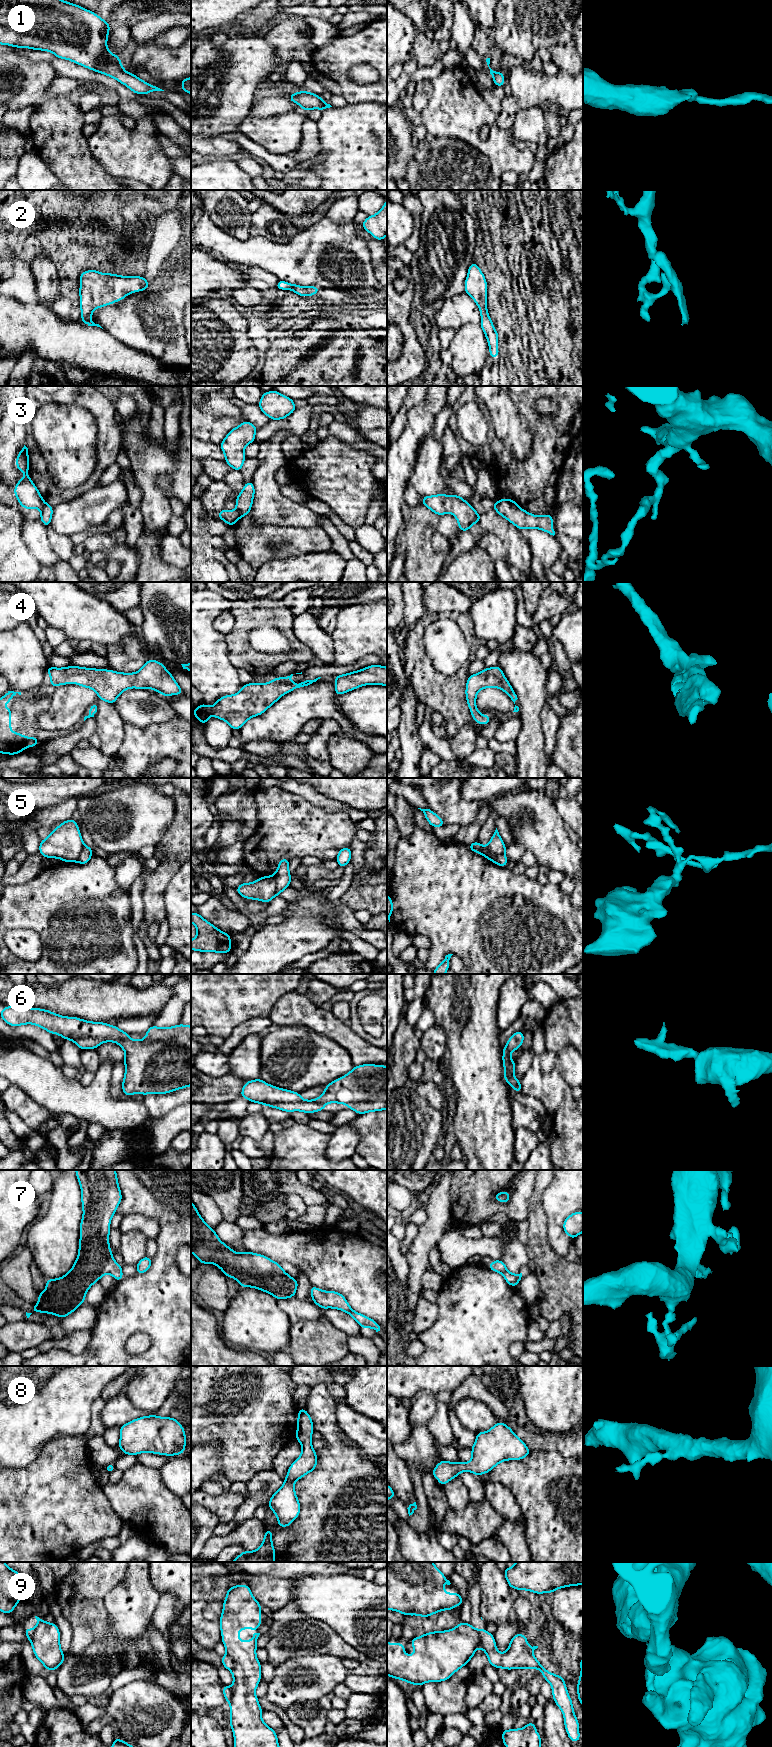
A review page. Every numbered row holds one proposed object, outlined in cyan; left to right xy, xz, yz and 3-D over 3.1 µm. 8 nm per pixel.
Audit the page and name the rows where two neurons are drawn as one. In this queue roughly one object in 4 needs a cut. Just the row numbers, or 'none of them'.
3, 5, 9

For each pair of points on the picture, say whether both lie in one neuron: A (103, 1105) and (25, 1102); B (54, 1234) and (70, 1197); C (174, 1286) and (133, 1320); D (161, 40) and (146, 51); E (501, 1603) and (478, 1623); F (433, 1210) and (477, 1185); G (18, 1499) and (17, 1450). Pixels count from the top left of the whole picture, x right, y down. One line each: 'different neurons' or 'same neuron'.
A: different neurons
B: same neuron
C: same neuron
D: different neurons
E: different neurons
F: different neurons
G: different neurons

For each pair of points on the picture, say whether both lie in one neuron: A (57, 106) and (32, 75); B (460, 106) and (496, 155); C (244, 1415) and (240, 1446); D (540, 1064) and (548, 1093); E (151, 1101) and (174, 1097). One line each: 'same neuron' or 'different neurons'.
A: different neurons
B: same neuron
C: same neuron
D: same neuron
E: same neuron

